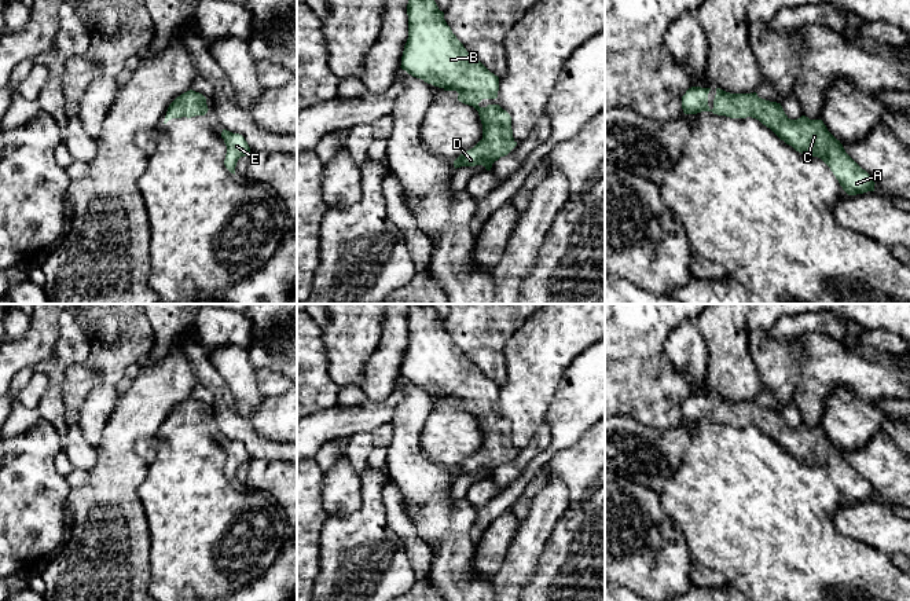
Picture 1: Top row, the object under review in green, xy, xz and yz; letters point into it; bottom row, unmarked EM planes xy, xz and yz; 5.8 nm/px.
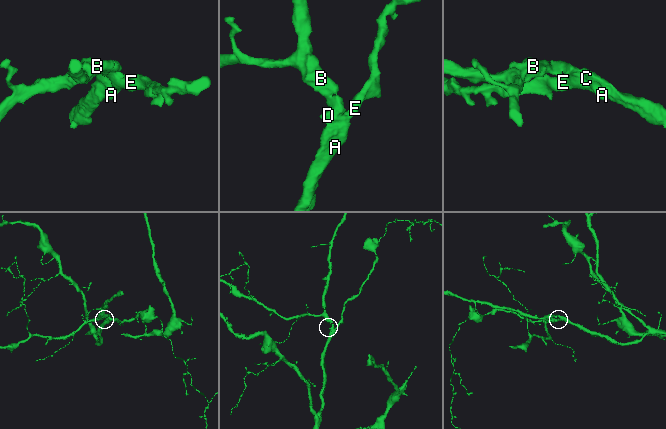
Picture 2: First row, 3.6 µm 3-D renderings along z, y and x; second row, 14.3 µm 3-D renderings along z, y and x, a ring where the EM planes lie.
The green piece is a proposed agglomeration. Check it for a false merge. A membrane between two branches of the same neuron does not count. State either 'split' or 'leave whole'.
leave whole

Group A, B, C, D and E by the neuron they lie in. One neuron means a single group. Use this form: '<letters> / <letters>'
A B C D E

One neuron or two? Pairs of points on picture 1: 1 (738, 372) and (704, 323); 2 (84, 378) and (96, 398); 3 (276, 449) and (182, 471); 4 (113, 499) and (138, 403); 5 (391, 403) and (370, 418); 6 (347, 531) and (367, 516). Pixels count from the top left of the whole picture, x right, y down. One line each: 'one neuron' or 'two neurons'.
1: one neuron
2: two neurons
3: two neurons
4: one neuron
5: one neuron
6: one neuron

